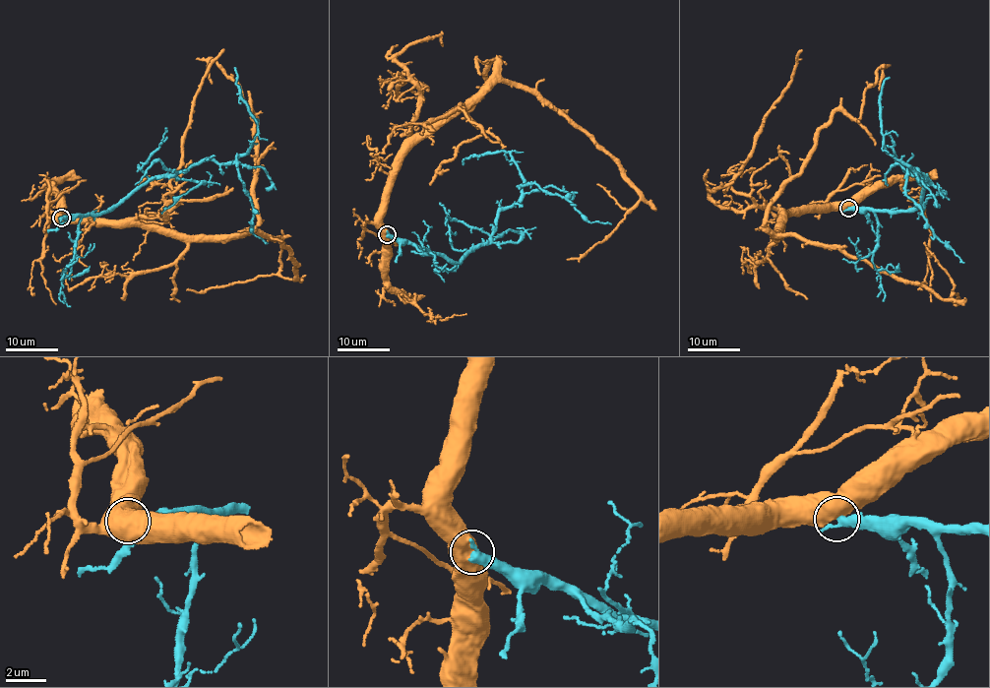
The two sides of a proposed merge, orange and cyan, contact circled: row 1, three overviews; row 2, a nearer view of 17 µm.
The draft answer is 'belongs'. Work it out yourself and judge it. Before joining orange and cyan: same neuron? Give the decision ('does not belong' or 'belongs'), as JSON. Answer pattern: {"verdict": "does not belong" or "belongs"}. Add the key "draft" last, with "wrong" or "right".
{"verdict": "does not belong", "draft": "wrong"}

